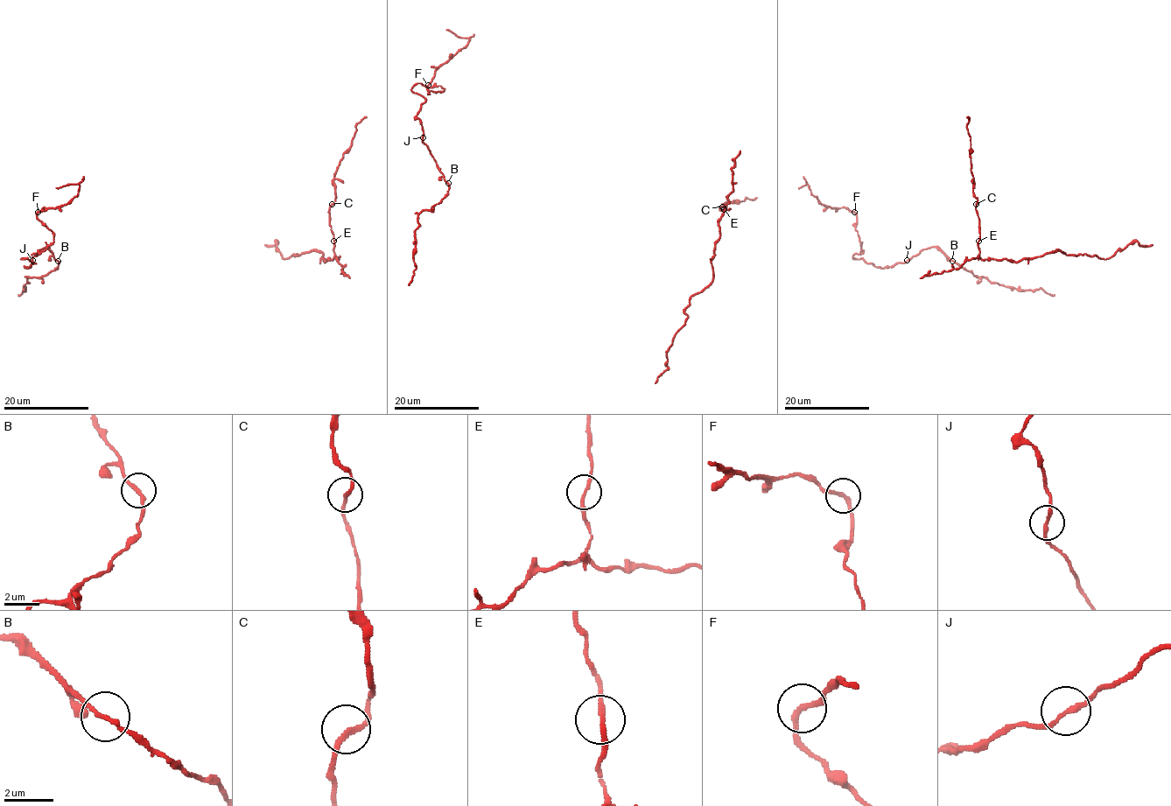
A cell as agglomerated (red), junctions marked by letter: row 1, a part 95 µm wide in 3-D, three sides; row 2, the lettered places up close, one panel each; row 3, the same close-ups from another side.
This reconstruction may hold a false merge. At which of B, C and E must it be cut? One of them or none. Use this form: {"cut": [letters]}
{"cut": []}

